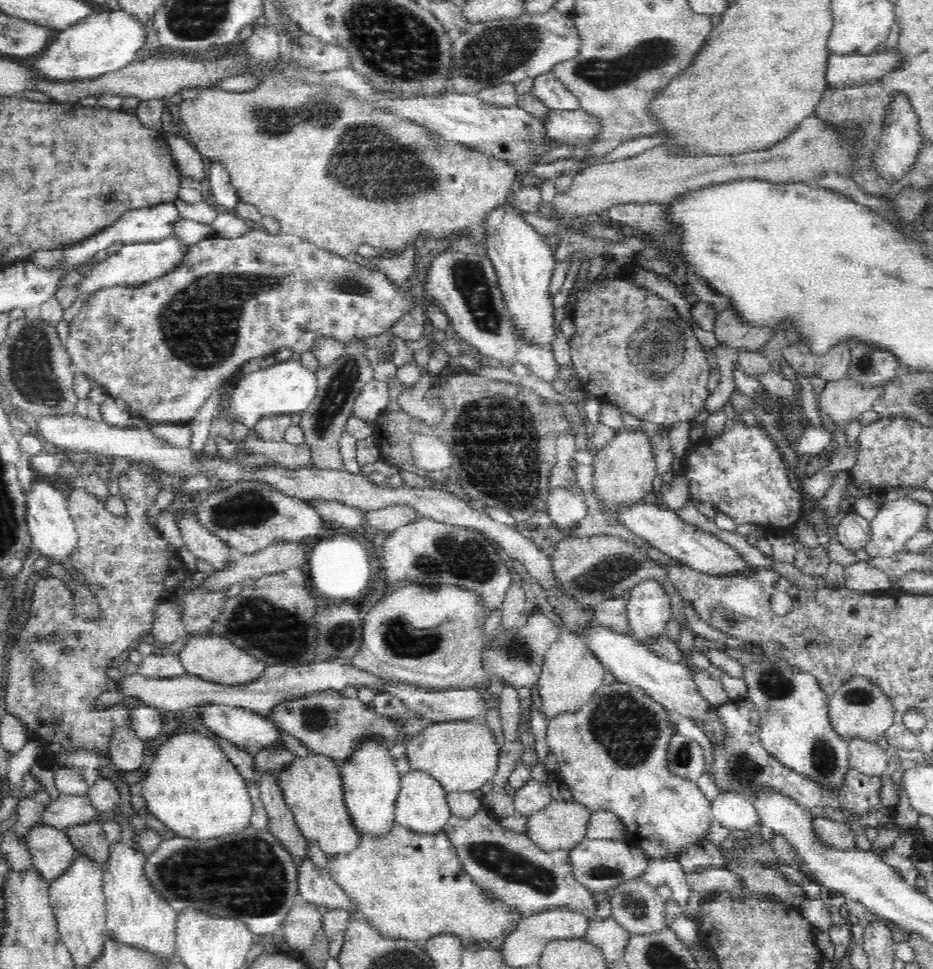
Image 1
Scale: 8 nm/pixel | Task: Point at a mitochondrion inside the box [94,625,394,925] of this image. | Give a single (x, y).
(246, 877)

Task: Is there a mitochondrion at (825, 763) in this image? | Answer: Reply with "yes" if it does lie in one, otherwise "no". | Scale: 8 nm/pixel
yes

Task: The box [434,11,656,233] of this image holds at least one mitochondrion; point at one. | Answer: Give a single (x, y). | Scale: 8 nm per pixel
(494, 53)

